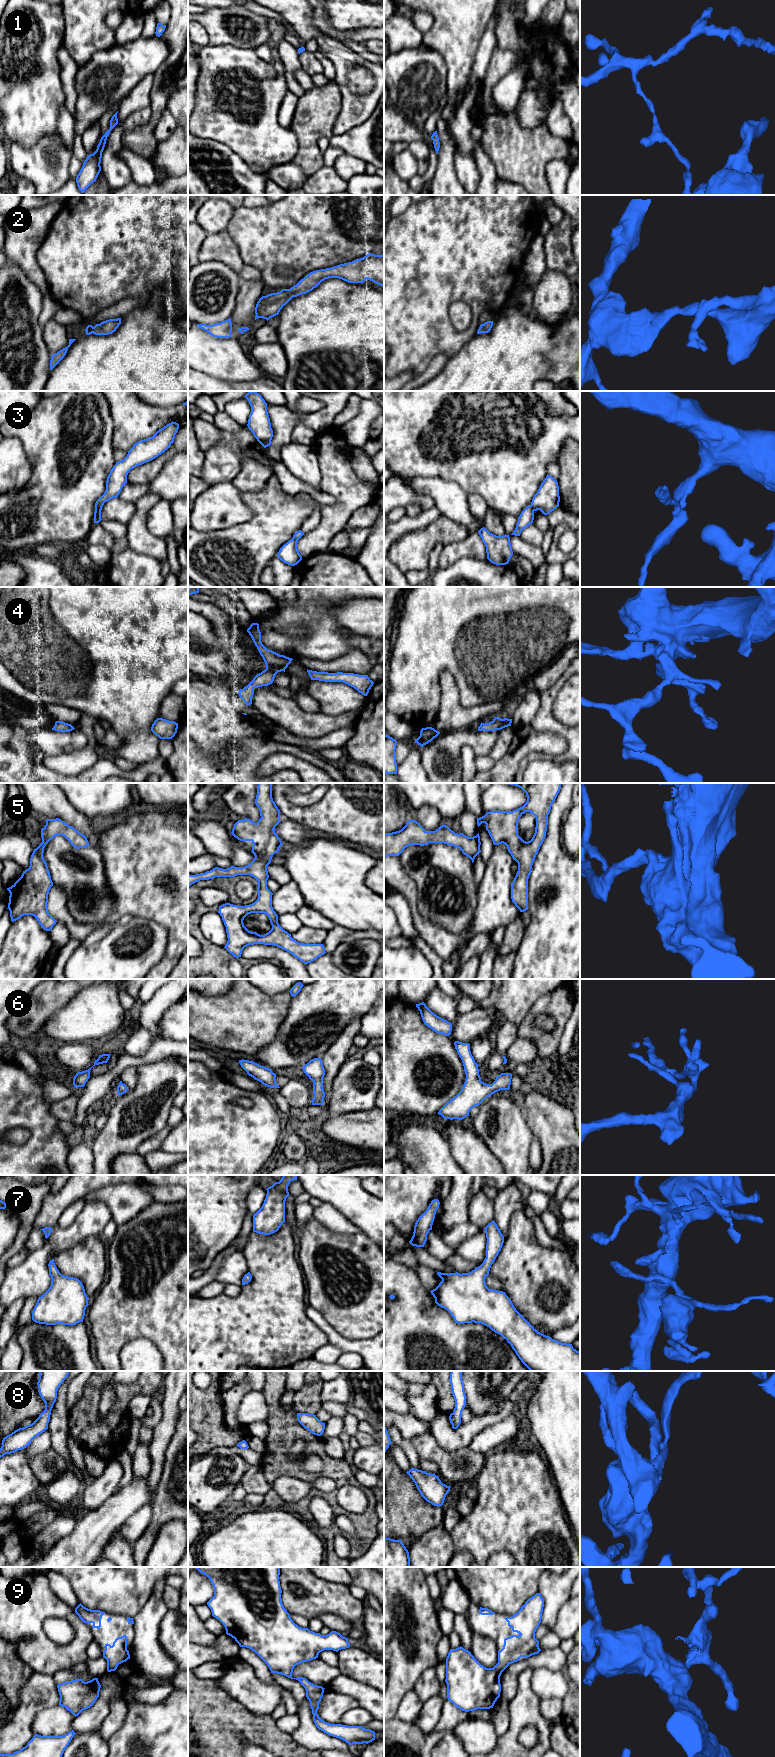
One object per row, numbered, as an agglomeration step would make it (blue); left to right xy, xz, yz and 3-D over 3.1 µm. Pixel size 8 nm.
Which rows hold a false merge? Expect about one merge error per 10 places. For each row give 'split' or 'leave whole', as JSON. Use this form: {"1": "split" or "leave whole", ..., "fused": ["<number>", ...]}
{"1": "leave whole", "2": "leave whole", "3": "split", "4": "leave whole", "5": "leave whole", "6": "leave whole", "7": "leave whole", "8": "leave whole", "9": "leave whole", "fused": ["3"]}

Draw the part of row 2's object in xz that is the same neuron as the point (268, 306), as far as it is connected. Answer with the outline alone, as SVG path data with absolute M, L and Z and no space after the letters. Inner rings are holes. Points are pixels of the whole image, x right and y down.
M369 253L352 262L310 272L290 289L282 289L280 292L262 296L255 307L255 320L263 318L268 321L278 315L293 297L312 291L329 278L339 278L348 283L364 283L368 279L384 286L384 254Z

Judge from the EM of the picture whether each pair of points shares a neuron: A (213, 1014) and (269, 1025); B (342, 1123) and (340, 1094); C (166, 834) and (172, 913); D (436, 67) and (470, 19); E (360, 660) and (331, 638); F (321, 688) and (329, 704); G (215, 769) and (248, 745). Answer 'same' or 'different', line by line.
A: same
B: different
C: same
D: different
E: different
F: same
G: same

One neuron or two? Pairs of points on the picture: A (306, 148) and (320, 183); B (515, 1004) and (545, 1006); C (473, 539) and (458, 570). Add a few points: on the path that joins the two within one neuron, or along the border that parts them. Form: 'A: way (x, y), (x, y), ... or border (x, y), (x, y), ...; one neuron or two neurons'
A: border (324, 164), (308, 176); two neurons
B: border (551, 991), (543, 994), (535, 1002), (519, 1025); two neurons
C: border (486, 558), (460, 557), (443, 568); two neurons

